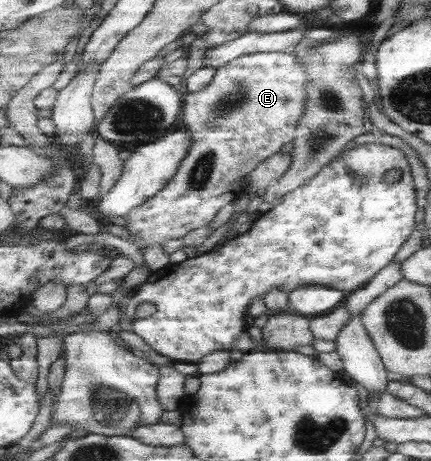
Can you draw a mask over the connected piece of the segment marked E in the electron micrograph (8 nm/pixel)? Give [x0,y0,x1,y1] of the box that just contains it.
[124,52,306,271]

